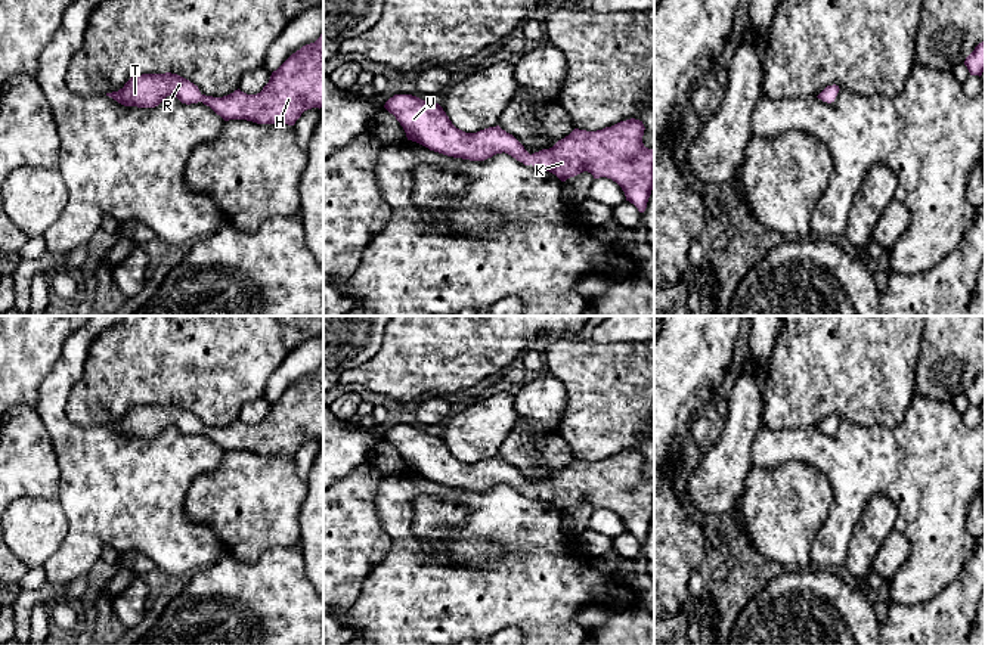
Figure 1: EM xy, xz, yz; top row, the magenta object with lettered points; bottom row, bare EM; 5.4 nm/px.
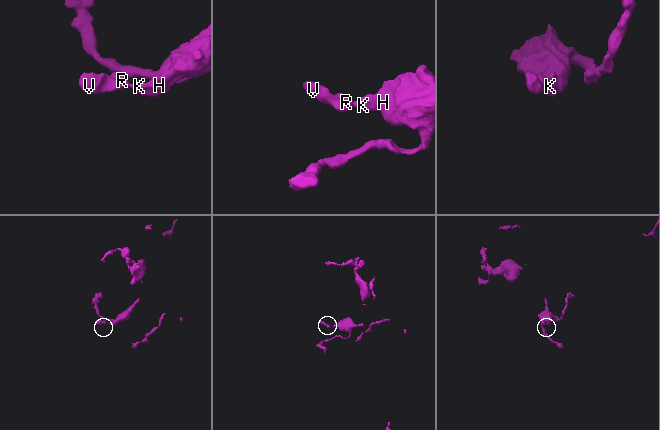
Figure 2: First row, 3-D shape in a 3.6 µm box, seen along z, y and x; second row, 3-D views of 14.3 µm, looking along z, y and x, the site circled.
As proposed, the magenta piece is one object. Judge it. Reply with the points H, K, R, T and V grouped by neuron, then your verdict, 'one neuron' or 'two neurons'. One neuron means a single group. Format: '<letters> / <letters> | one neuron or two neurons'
H K R T V | one neuron

